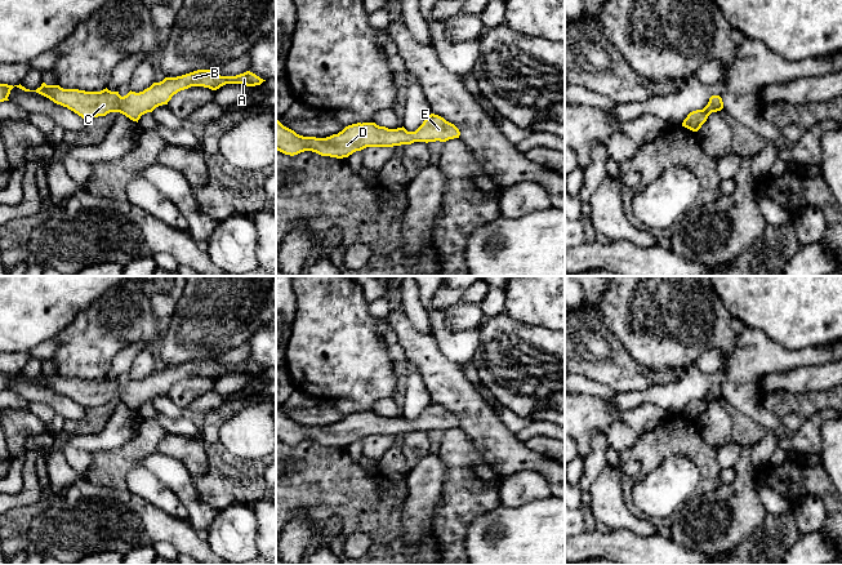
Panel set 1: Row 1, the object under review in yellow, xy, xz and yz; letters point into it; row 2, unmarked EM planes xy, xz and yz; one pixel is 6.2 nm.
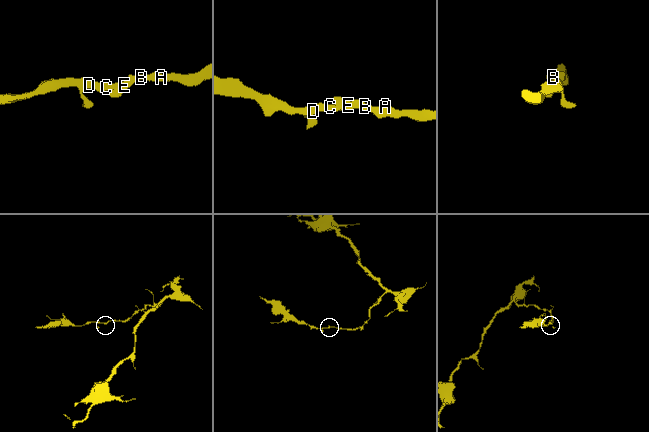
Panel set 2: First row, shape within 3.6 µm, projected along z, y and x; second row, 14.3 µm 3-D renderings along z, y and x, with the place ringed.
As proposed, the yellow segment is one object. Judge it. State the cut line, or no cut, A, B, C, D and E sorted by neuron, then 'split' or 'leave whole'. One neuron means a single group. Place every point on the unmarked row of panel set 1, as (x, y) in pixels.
cut none; groups A B C D E; leave whole

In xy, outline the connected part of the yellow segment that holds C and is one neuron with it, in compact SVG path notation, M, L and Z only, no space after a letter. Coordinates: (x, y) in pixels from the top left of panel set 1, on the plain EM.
M197 359L177 366L165 366L153 372L143 381L129 381L121 386L119 381L107 377L101 381L85 381L79 378L63 378L59 374L41 373L36 379L14 374L24 381L36 381L57 393L67 396L83 408L106 405L110 401L120 401L133 410L142 404L152 401L156 396L168 393L174 383L191 375L204 375L217 379L226 373L241 373L246 375L260 374L263 368L246 360L236 365L220 365L215 359Z

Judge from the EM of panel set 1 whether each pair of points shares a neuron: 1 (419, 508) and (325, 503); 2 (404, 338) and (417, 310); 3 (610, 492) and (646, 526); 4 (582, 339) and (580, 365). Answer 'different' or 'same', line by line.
1: different
2: different
3: same
4: different

